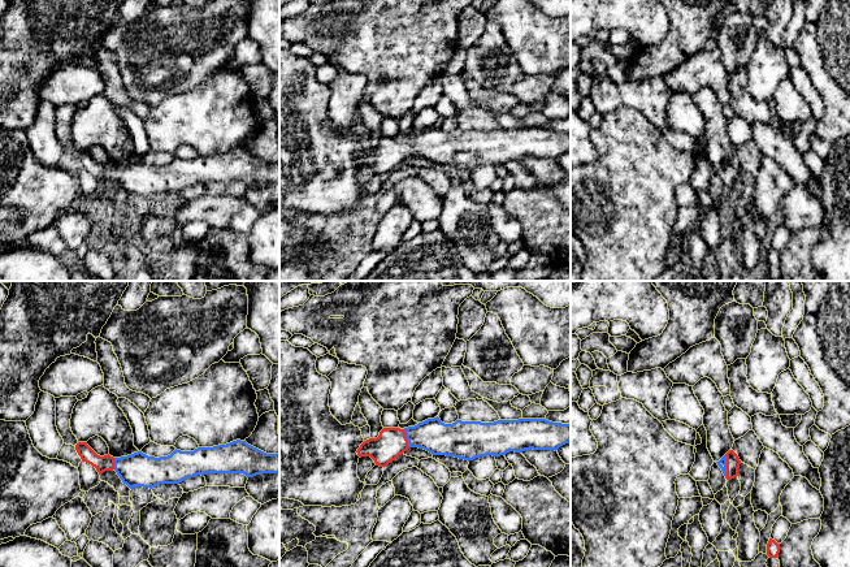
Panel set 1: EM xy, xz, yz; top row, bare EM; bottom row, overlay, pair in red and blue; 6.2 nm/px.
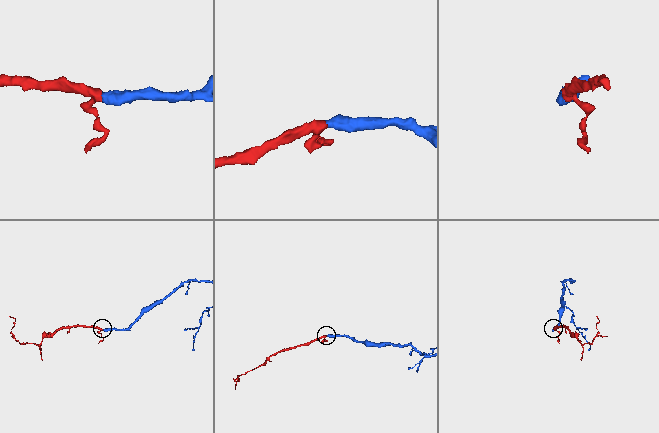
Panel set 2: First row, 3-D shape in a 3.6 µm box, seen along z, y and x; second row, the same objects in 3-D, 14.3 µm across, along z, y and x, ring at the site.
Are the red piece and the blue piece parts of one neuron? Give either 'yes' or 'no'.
yes

